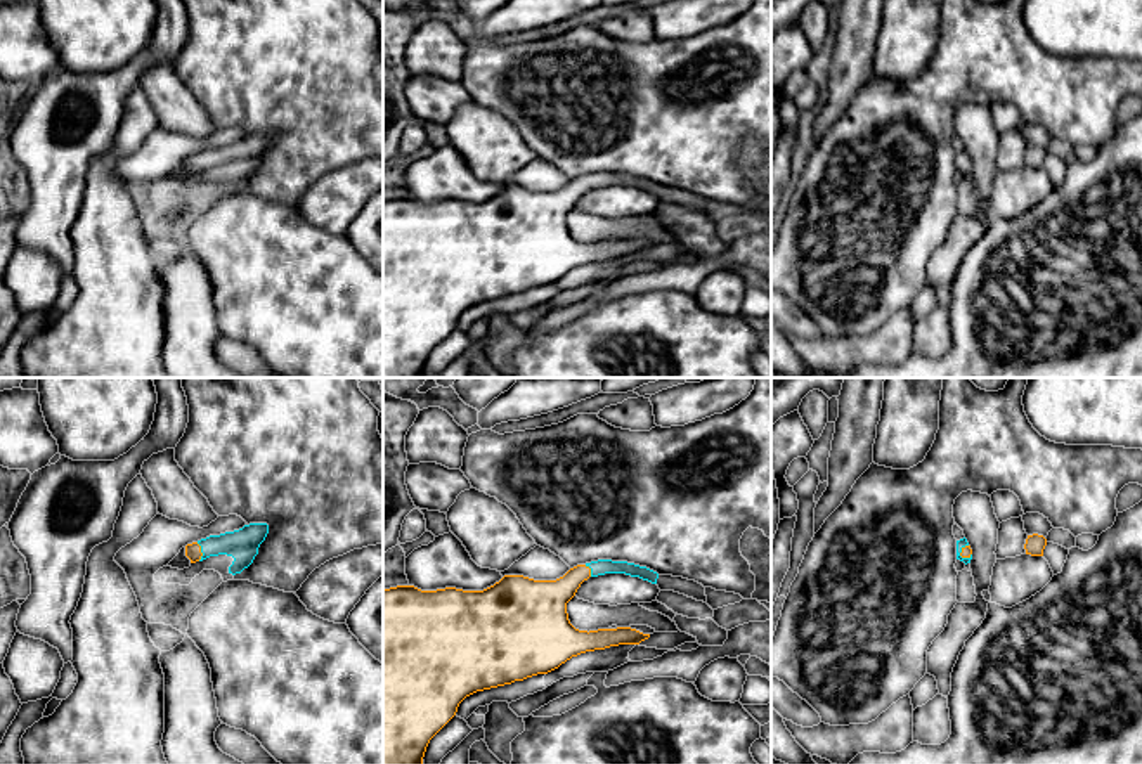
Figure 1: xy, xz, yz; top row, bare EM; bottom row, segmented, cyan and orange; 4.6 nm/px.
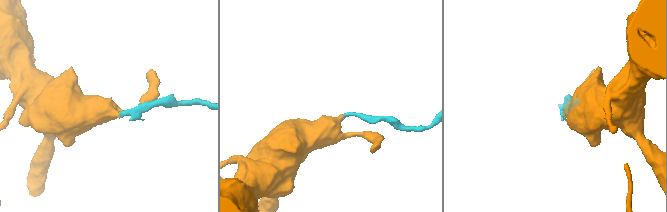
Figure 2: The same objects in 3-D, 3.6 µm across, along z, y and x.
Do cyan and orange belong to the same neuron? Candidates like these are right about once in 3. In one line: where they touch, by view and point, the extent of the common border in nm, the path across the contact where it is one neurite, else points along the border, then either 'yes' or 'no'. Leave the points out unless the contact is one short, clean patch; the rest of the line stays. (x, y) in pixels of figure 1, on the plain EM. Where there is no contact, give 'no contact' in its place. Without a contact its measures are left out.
meets cyan in xy at (201, 163); contact 90 nm long; runs through xy (241, 156), (214, 156), (201, 163), (193, 163); yes

